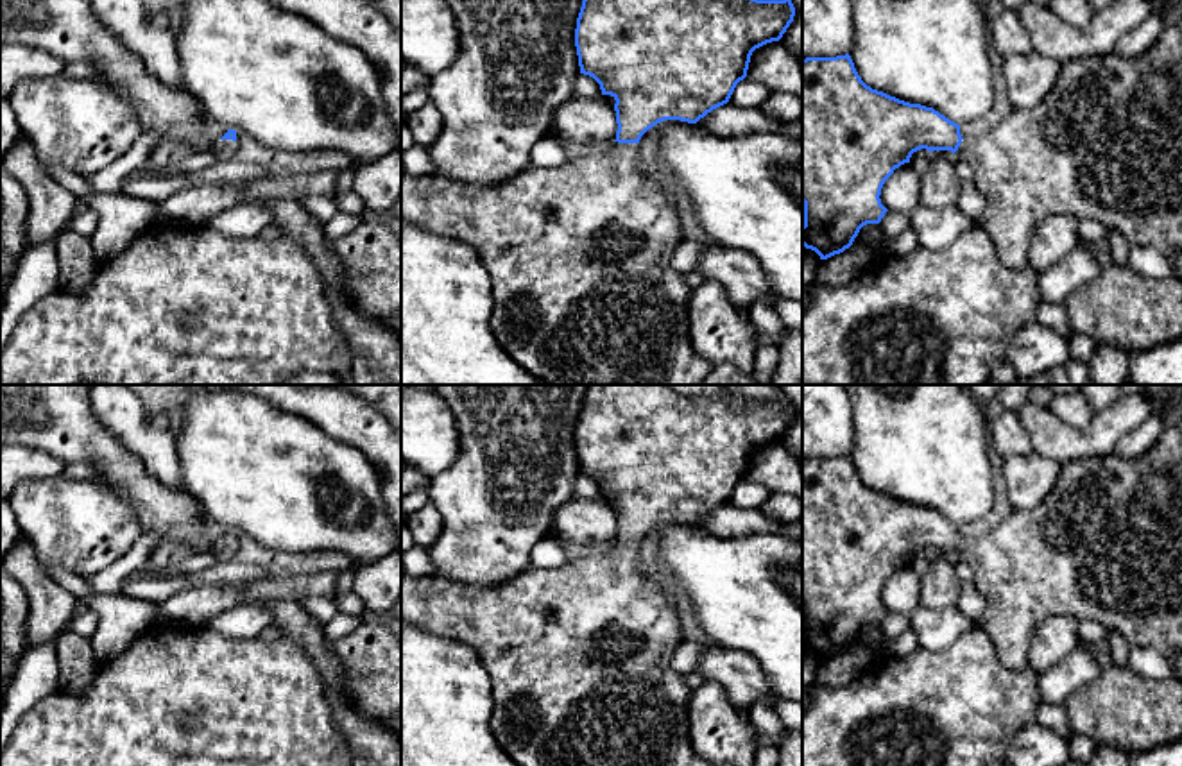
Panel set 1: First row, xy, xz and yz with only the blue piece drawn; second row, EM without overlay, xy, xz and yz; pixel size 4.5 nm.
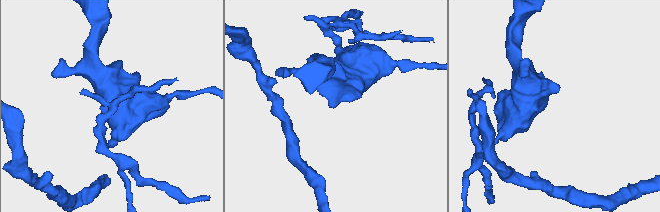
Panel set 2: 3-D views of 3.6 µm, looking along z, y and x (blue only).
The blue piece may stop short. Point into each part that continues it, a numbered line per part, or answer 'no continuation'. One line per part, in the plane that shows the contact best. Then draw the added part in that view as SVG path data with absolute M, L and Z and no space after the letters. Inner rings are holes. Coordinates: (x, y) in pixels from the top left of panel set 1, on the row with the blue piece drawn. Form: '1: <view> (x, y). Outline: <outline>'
1: xz (579, 256). Outline: M616 141L612 150L568 157L564 165L555 168L528 165L527 170L500 186L457 183L437 174L424 177L405 174L401 177L401 218L428 233L462 240L476 252L492 286L491 331L503 351L543 385L698 385L713 370L713 363L690 345L688 302L691 288L684 276L672 268L672 256L684 240L681 209L672 204L673 195L677 195L673 188L650 165L641 166L638 143Z

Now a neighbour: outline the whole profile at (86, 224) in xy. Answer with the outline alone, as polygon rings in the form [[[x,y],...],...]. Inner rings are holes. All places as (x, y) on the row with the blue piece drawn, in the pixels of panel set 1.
[[[91,209],[84,211],[72,222],[72,231],[86,238],[91,238],[97,227],[98,227],[98,217]]]

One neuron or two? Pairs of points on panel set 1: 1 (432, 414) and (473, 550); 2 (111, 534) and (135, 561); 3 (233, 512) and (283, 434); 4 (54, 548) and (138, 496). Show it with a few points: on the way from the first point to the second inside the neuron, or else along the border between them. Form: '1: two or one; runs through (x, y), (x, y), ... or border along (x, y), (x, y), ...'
1: two; border along (459, 425), (459, 455), (432, 478)
2: two; border along (142, 532), (119, 559), (94, 575)
3: one; runs through (244, 493), (248, 480), (271, 453)
4: two; border along (95, 476), (133, 509), (142, 530)

